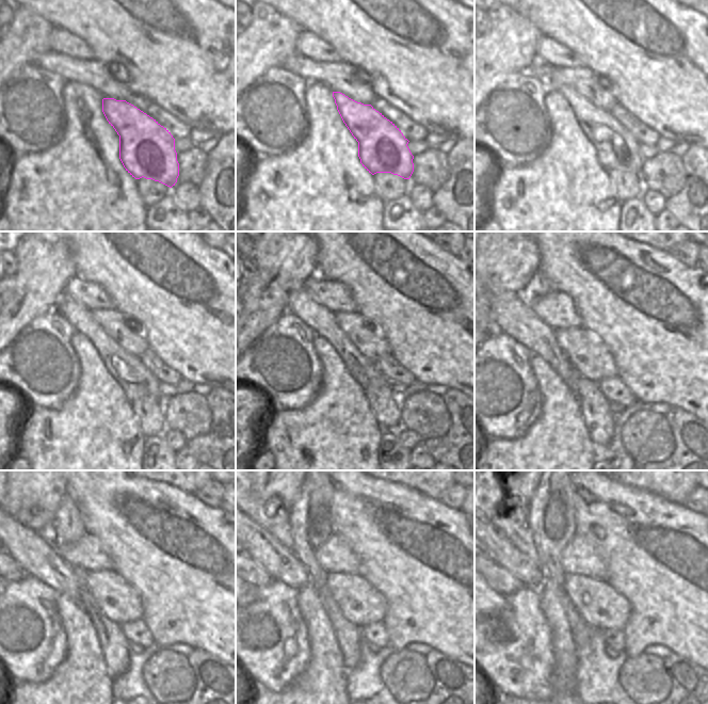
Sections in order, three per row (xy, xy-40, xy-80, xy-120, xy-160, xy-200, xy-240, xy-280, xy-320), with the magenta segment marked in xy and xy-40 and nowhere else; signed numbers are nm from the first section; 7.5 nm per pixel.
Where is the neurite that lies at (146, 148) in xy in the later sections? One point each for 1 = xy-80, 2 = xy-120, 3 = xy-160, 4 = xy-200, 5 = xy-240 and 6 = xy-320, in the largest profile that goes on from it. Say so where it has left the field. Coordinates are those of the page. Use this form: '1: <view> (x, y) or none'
1: xy-80 (616, 148)
2: xy-120 (137, 381)
3: xy-160 (321, 320)
4: xy-200 (512, 315)
5: xy-240 (38, 558)
6: xy-320 (531, 574)

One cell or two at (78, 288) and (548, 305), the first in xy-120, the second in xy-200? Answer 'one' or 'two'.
one

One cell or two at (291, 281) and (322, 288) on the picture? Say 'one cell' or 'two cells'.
two cells

